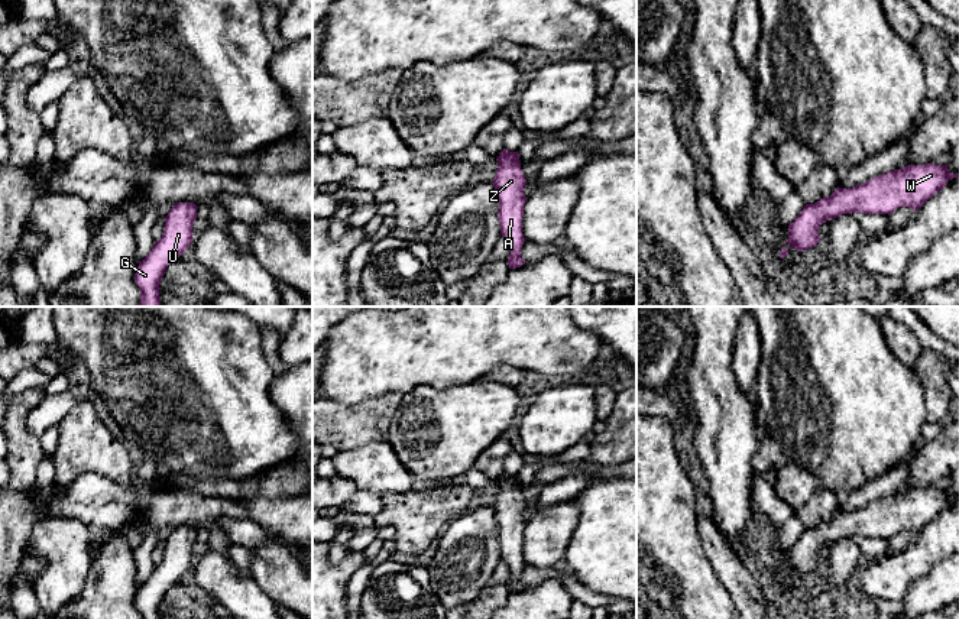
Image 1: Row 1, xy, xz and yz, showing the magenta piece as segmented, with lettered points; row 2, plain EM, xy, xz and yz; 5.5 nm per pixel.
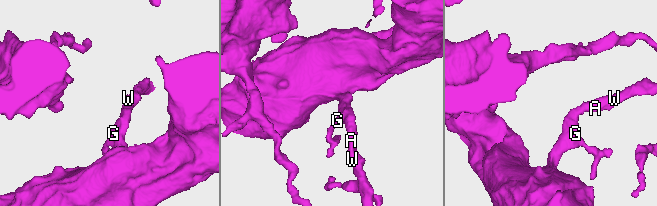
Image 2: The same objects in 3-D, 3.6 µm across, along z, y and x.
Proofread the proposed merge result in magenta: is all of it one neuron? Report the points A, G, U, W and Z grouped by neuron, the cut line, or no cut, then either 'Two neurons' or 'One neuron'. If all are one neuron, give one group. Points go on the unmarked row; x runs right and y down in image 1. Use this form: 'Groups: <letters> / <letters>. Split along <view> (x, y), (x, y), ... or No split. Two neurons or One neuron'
Groups: A G U W Z. No split. One neuron

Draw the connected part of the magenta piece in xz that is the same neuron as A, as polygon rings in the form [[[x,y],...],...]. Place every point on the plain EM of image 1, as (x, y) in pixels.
[[[503,473],[498,480],[496,499],[493,511],[499,525],[500,558],[506,563],[511,579],[508,581],[509,593],[516,593],[525,587],[521,581],[521,573],[525,565],[522,558],[522,539],[527,521],[524,511],[527,503],[521,493],[518,476]]]

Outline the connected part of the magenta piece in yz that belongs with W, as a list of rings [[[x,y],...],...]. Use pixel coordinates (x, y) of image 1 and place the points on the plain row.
[[[907,489],[901,493],[894,493],[879,500],[875,500],[865,508],[852,512],[836,512],[830,521],[823,521],[814,528],[806,528],[797,542],[788,550],[788,567],[793,573],[803,576],[816,571],[820,565],[819,551],[827,544],[833,544],[842,538],[865,537],[865,538],[891,538],[900,531],[918,534],[929,522],[946,511],[952,502],[959,502],[952,498],[946,489]]]

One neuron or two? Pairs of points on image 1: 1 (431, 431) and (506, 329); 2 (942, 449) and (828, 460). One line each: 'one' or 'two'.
1: two
2: two

